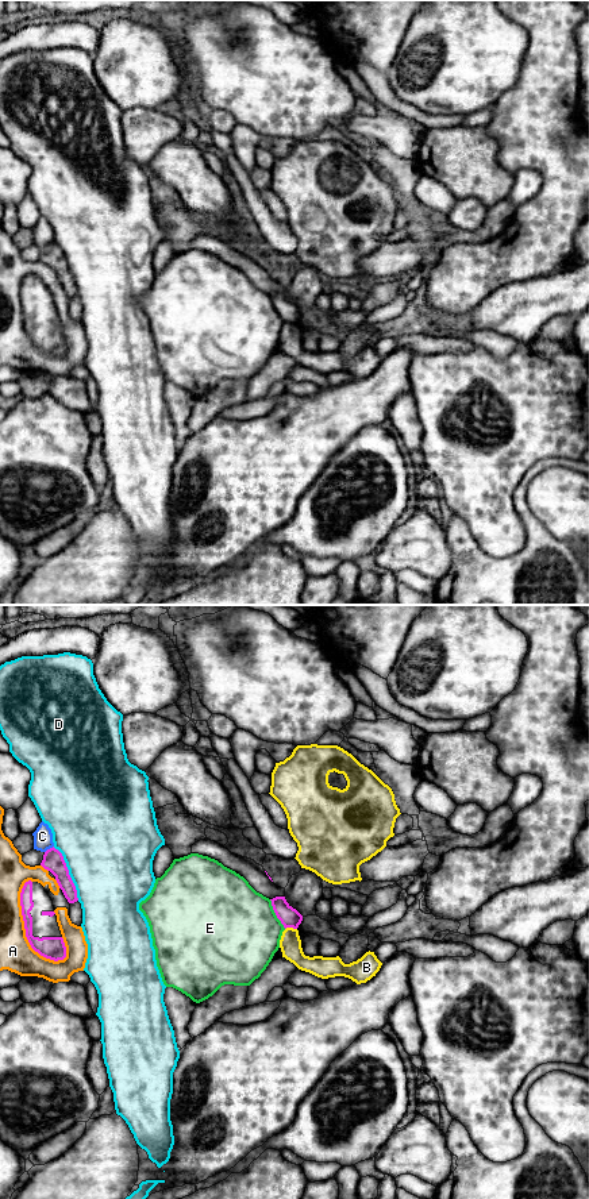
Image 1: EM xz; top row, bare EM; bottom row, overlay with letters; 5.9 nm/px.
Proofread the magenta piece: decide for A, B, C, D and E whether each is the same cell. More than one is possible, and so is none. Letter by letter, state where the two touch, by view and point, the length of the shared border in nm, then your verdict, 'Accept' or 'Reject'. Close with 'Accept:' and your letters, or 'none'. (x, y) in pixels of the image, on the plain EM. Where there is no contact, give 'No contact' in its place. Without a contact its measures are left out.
A: Touches magenta at xz (24, 323). Shared border 550 nm. Reject
B: Touches magenta at xz (291, 322). Shared border 70 nm. Reject
C: Touches magenta at xz (50, 243). Shared border 70 nm. Reject
D: Touches magenta at xz (68, 268). Shared border 360 nm. Reject
E: Touches magenta at xz (276, 309). Shared border 200 nm. Reject
Accept: none

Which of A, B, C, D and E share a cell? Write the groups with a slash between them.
A / B / C / D / E

